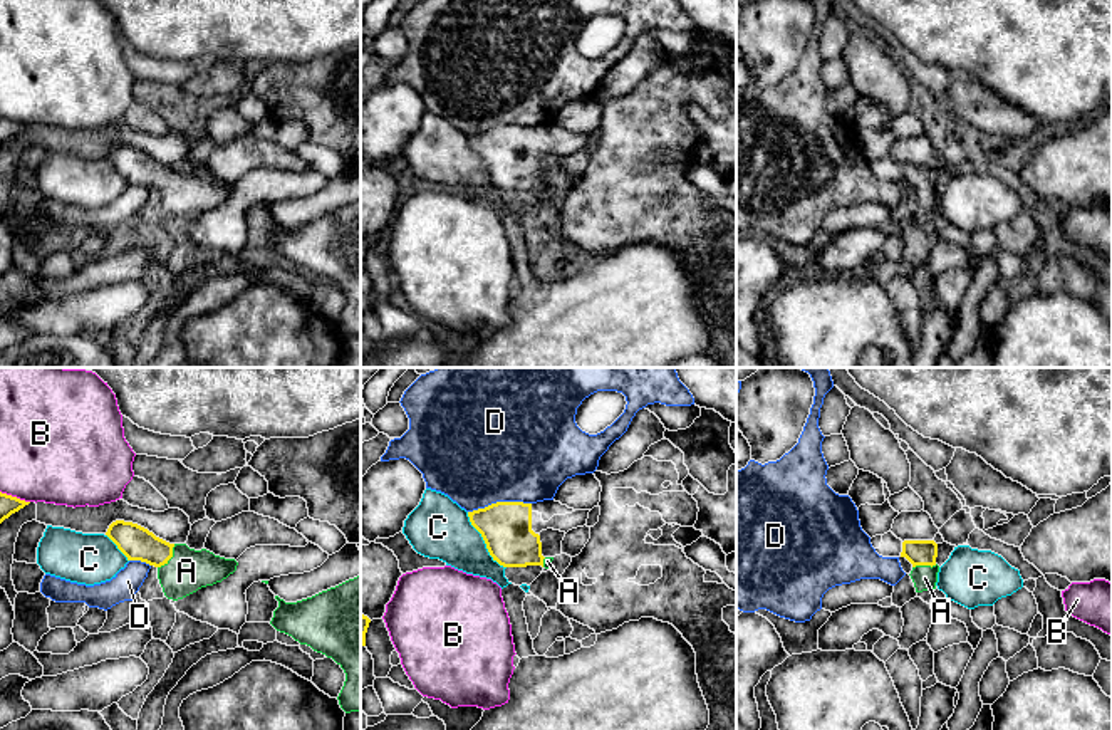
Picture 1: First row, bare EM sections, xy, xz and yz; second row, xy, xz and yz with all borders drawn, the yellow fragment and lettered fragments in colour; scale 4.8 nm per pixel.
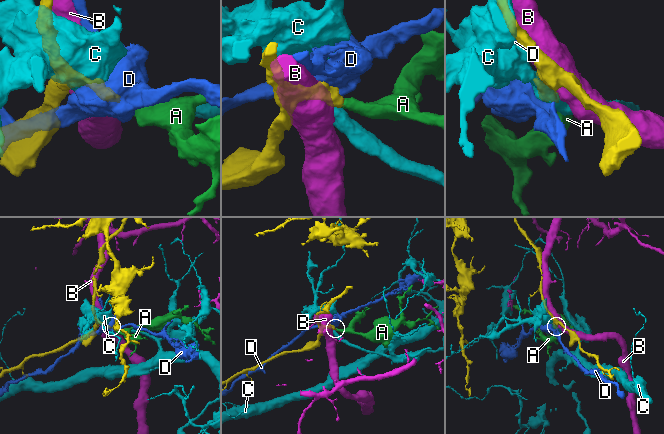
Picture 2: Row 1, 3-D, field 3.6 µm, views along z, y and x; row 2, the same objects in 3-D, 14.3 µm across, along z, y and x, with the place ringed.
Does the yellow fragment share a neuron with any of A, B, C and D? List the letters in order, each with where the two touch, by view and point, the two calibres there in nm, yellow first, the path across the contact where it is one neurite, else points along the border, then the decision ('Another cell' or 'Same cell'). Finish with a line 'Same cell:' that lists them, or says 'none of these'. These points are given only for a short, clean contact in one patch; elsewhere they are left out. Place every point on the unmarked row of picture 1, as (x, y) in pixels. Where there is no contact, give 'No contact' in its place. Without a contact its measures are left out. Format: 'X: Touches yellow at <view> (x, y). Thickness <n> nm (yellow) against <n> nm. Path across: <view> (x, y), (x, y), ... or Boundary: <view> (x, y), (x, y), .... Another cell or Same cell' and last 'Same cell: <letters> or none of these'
A: Touches yellow at xy (170, 182). Thickness 160 nm (yellow) against 200 nm. Path across: xy (136, 166), (170, 182), (187, 195). Same cell
B: Touches yellow at xy (15, 121). Thickness 90 nm (yellow) against 440 nm. Another cell
C: Touches yellow at xz (483, 163). Thickness 240 nm (yellow) against 300 nm. Another cell
D: Touches yellow at xz (498, 126). Thickness 240 nm (yellow) against 500 nm. Another cell
Same cell: A

